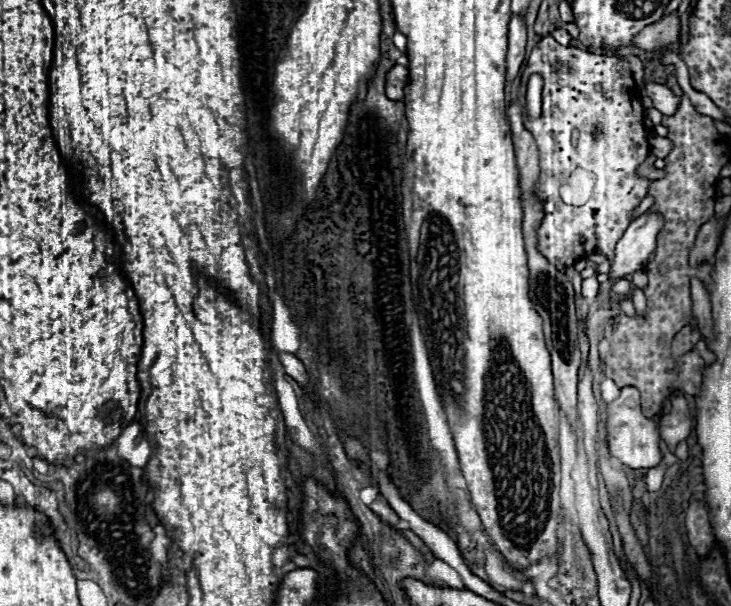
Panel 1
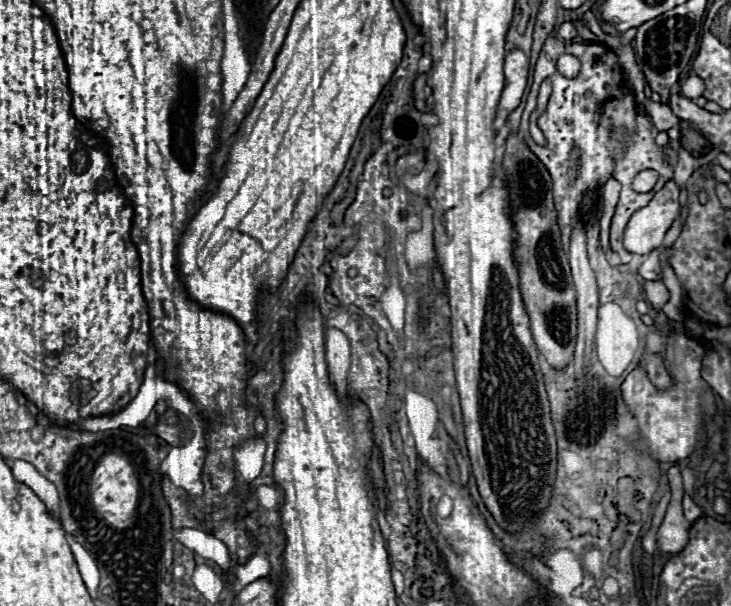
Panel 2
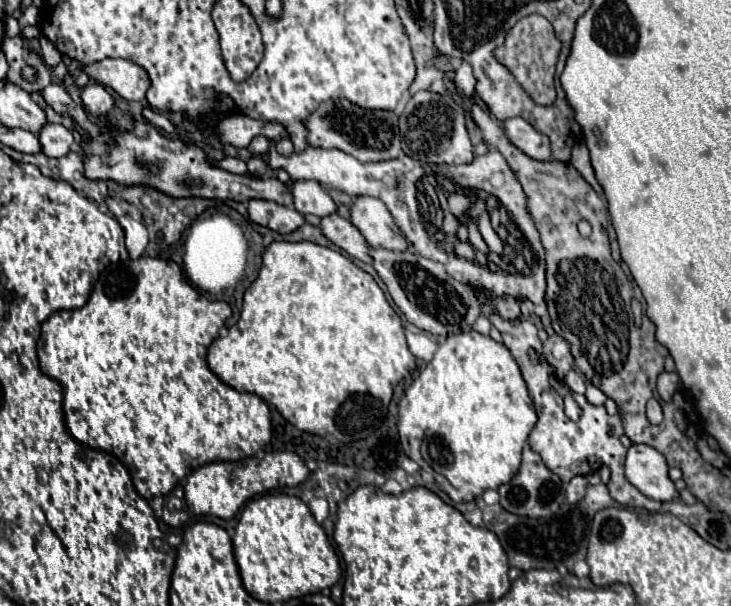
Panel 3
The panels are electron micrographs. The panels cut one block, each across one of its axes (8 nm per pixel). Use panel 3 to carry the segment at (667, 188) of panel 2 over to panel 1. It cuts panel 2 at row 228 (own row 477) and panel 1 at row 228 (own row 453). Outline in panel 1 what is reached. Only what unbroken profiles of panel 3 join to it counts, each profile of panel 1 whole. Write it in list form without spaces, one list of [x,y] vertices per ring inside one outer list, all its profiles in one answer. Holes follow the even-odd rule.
[[[652,212],[642,214],[628,226],[614,250],[612,268],[608,272],[612,282],[644,268],[644,262],[648,262],[656,248],[656,234],[660,232],[660,226],[660,216]]]

